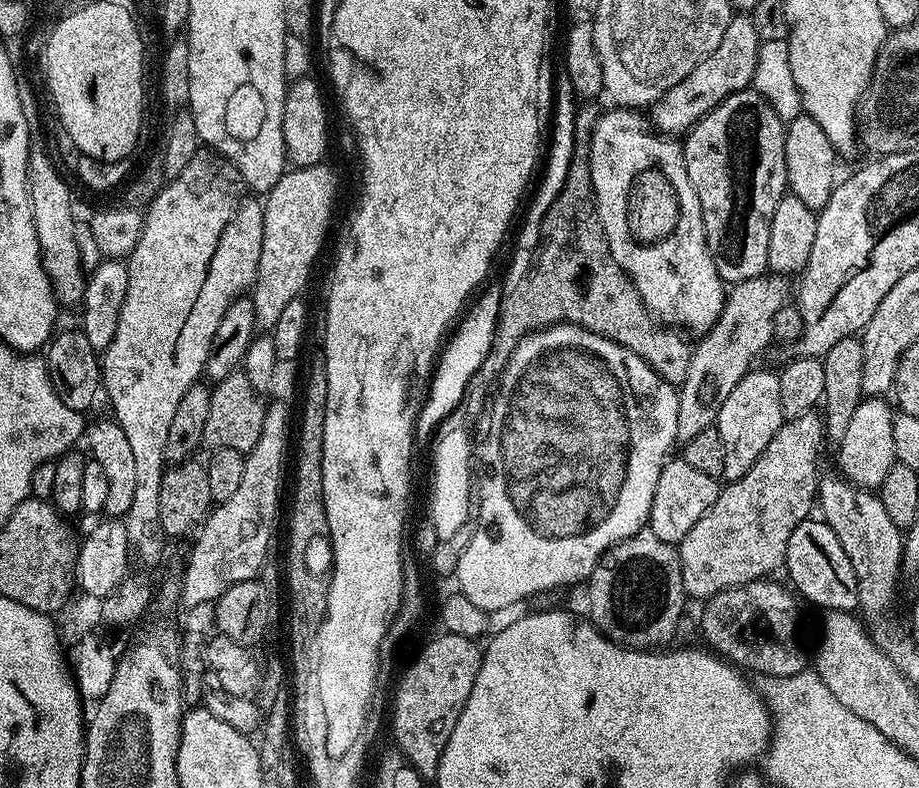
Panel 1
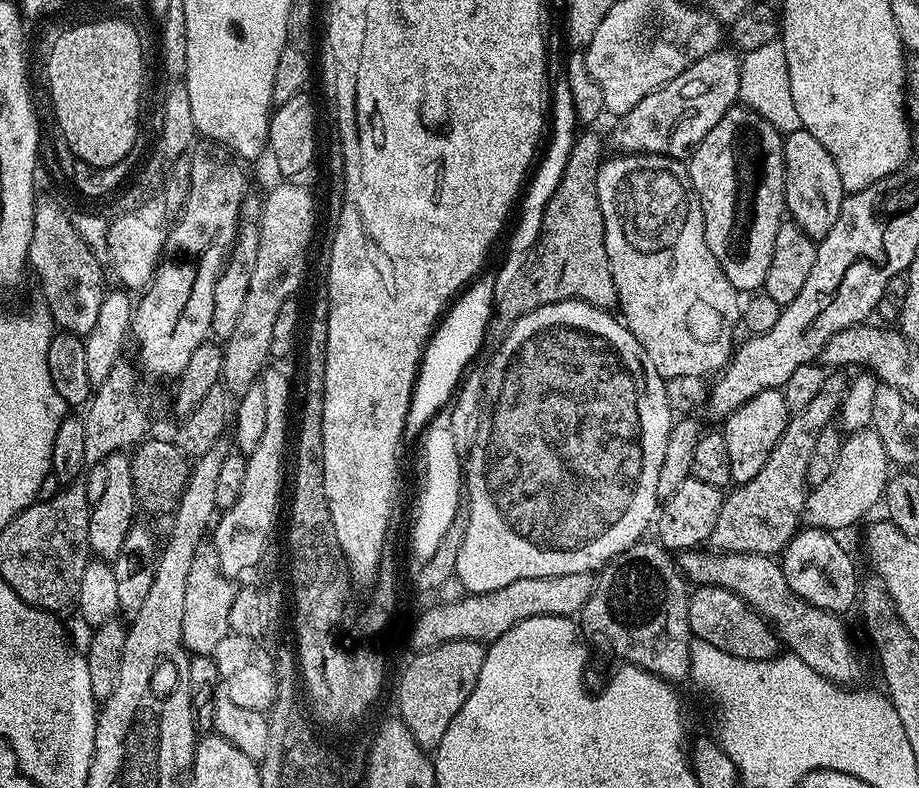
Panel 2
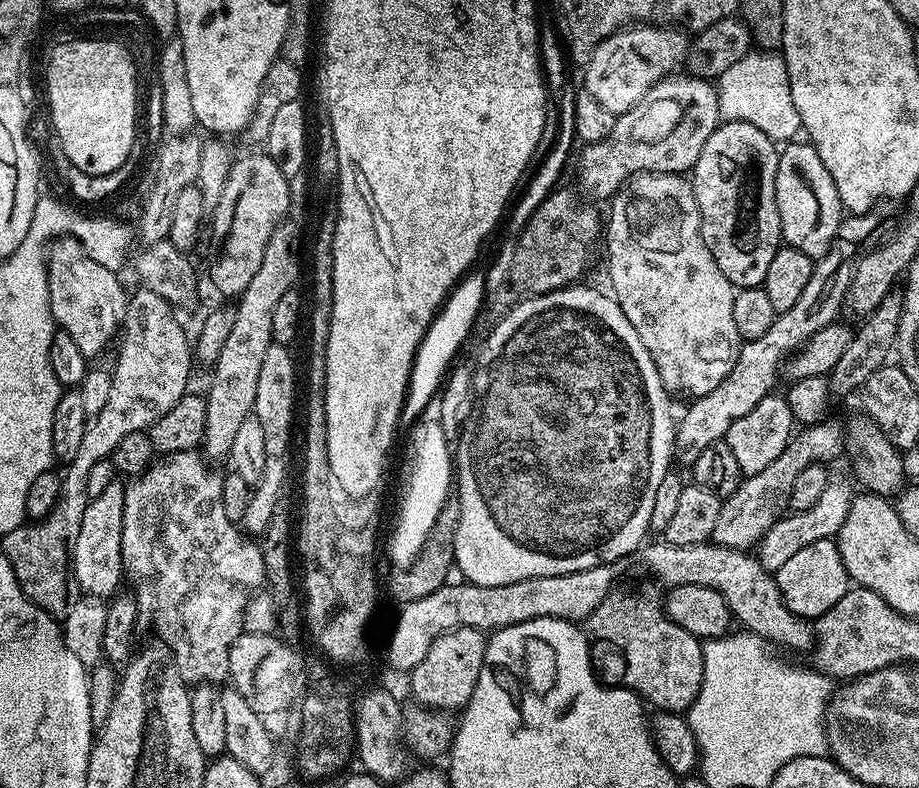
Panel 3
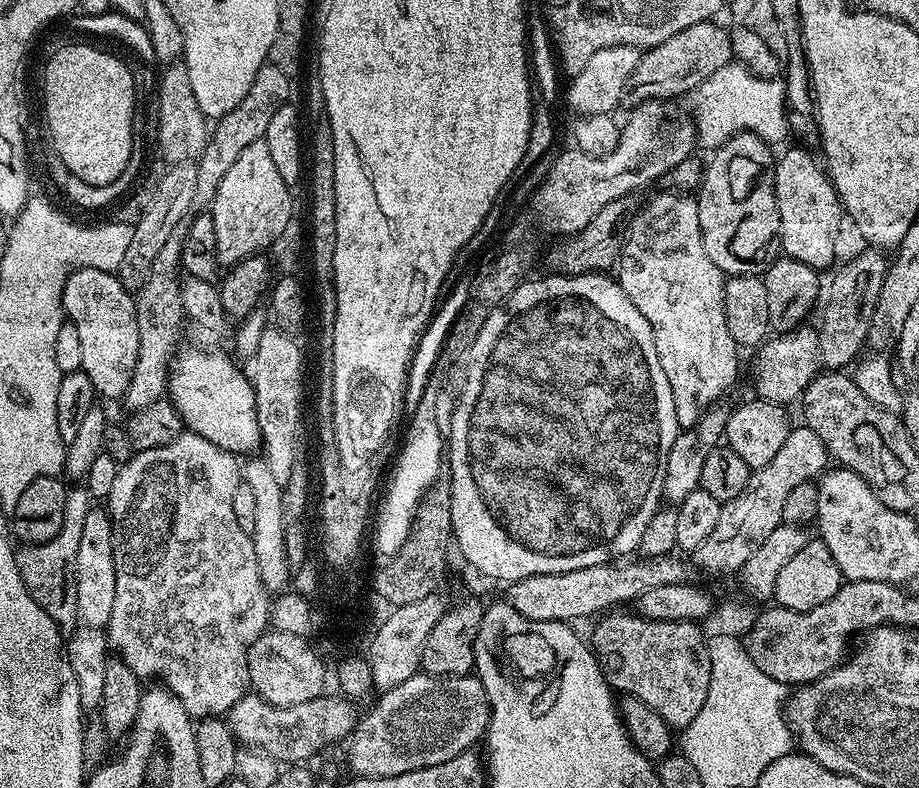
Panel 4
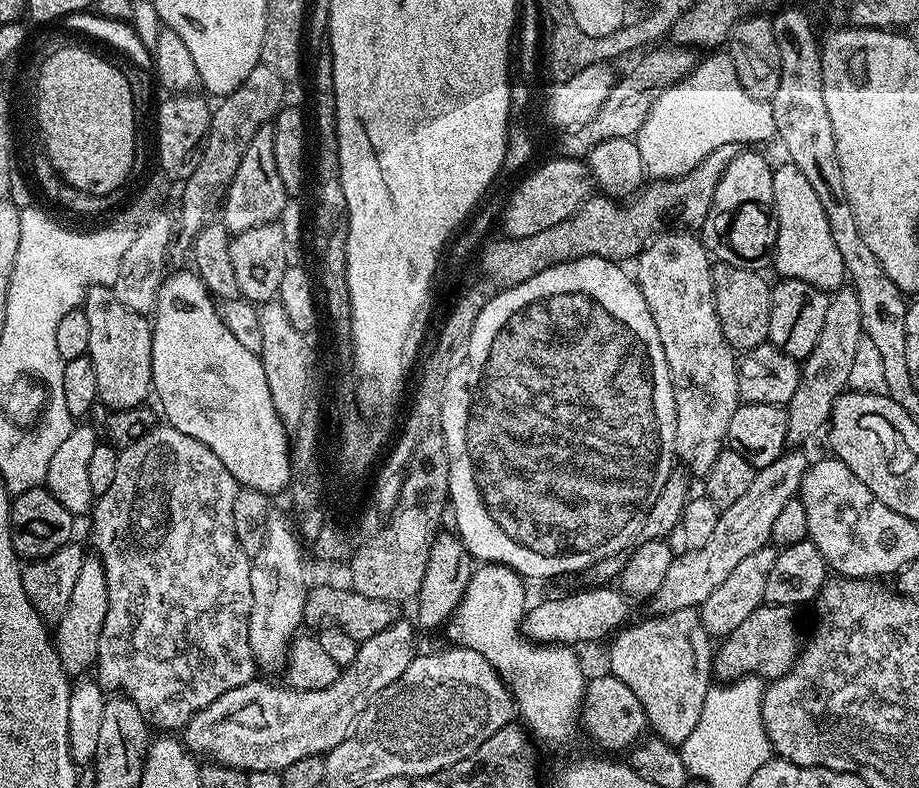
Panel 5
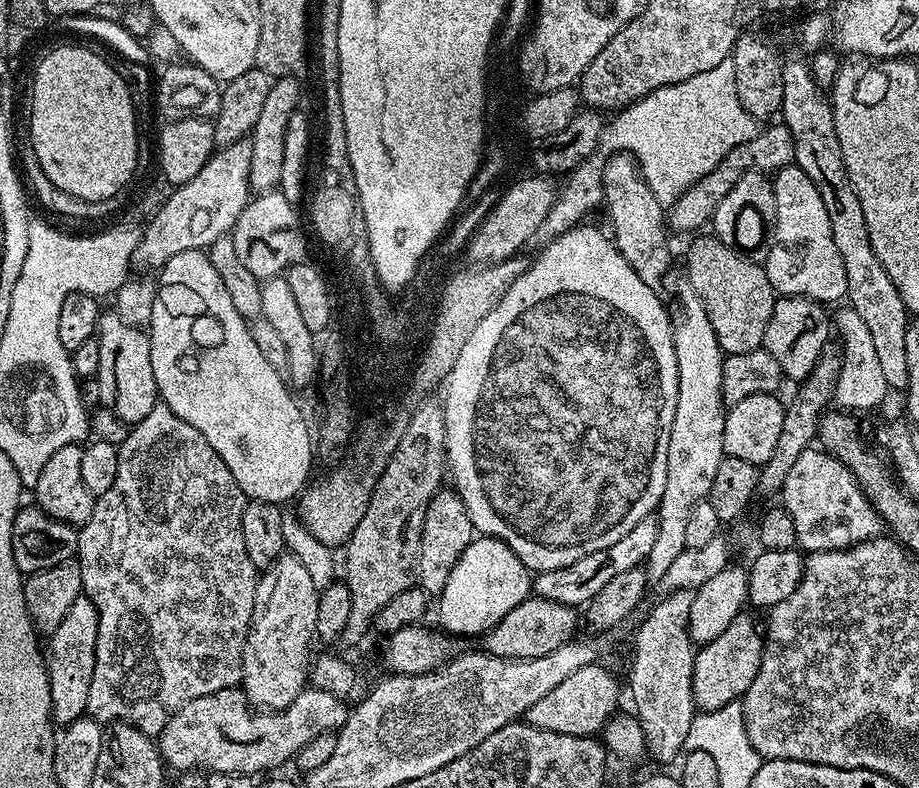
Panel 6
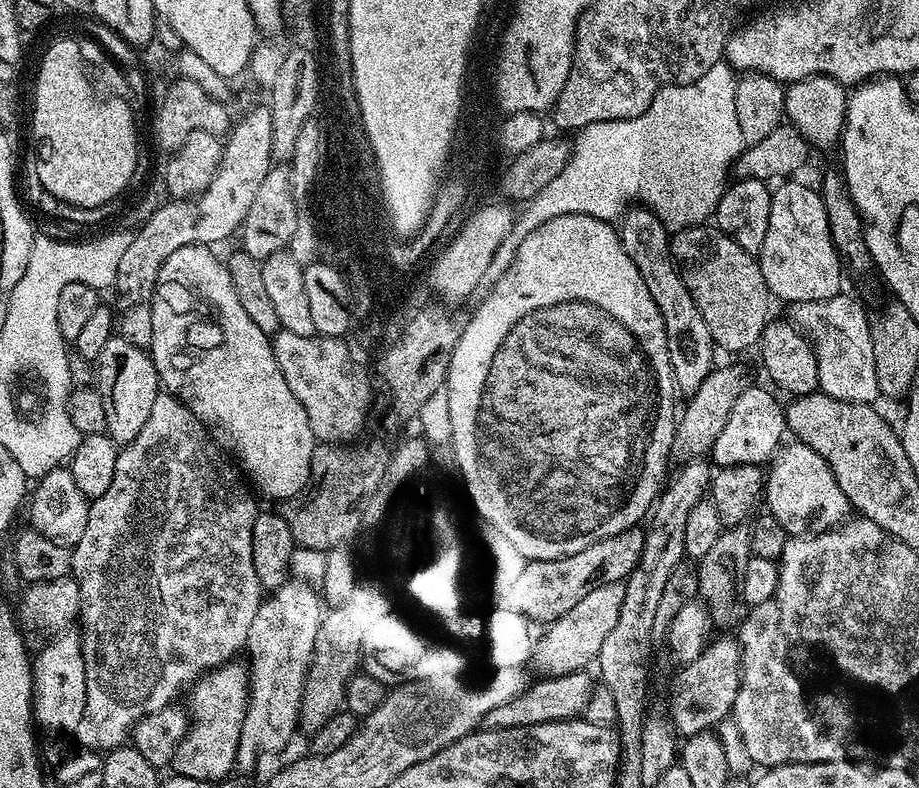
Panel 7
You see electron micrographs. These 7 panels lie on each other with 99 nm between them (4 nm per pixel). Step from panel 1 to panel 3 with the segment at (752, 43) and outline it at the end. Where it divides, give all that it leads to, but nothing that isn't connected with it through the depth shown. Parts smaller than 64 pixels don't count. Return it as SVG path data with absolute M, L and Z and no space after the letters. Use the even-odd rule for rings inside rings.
M673 74L659 80L638 103L630 110L619 113L614 122L614 130L606 134L606 138L585 143L580 152L580 185L579 191L589 201L611 201L616 191L623 186L631 176L639 172L674 172L687 173L698 162L698 154L702 154L702 146L706 146L706 138L714 134L721 123L718 110L718 94L716 85L711 79L691 74Z

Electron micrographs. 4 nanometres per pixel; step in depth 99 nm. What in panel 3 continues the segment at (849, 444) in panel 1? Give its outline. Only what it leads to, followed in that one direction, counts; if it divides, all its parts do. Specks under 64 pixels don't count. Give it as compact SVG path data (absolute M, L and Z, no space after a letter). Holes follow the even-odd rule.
M833 479L826 486L822 498L818 498L816 505L810 506L810 510L781 515L780 519L775 520L770 526L767 534L760 539L758 545L760 565L767 572L774 574L792 555L798 554L802 546L810 546L810 542L833 539L839 533L842 522L846 522L846 514L850 514L853 495L854 489L846 481Z

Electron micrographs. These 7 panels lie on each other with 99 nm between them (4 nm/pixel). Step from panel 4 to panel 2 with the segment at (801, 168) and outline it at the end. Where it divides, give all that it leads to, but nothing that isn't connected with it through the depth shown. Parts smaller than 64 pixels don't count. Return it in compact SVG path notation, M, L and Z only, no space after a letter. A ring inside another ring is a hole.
M809 132L787 133L784 136L784 206L790 219L818 242L838 222L838 210L842 210L845 195L838 166L834 166L834 158L826 146Z

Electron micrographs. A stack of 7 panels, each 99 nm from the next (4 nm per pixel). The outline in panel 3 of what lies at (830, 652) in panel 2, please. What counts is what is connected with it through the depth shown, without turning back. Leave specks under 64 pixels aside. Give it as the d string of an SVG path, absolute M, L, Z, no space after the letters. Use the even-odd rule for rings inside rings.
M667 542L645 543L638 556L653 572L655 579L664 586L710 586L718 590L730 606L733 617L740 620L745 629L767 640L769 645L782 644L788 648L807 649L814 640L814 628L803 616L794 614L786 606L776 585L776 577L760 565L755 555L738 548L727 548L721 544L695 544L674 546Z

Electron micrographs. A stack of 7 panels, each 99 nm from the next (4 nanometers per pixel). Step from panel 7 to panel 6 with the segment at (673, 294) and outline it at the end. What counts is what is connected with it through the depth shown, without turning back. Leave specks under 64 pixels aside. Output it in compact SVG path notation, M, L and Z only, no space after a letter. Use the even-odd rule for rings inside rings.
M617 152L607 159L602 164L602 186L603 203L606 208L608 204L608 220L612 223L611 239L622 258L626 258L626 262L634 270L634 274L638 274L638 278L642 278L646 286L659 289L660 283L667 278L668 271L672 268L665 205L654 198L654 190L650 190L650 186L644 181L644 175L640 173L640 165L627 152Z

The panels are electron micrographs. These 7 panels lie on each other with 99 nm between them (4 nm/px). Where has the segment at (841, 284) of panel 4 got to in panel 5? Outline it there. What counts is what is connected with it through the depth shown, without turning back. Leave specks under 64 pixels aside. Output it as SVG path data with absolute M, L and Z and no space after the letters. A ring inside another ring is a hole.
M841 286L829 295L826 319L822 321L822 334L814 350L803 361L798 390L786 405L788 413L788 444L804 446L816 431L827 425L834 402L848 388L850 370L854 370L854 354L858 354L858 342L864 335L862 310L858 306L858 294L851 286Z

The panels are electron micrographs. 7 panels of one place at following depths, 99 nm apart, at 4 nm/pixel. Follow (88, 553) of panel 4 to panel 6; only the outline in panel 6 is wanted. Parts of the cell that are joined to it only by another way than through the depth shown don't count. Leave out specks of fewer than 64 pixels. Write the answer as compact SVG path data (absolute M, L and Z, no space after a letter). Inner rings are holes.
M81 594L74 598L74 606L66 610L66 618L62 618L58 630L54 630L46 640L52 719L57 725L68 725L87 713L90 682L94 678L97 638L98 610L88 596Z

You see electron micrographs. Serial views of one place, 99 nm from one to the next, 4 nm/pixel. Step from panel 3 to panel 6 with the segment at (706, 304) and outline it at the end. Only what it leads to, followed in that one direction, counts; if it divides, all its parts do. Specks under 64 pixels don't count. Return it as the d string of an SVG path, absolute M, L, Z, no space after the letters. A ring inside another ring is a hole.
M684 290L680 296L680 313L675 313L672 330L672 345L678 362L678 402L674 410L674 422L670 426L670 446L666 454L666 490L662 490L660 507L655 513L658 522L658 535L650 549L646 561L649 581L659 582L666 570L670 570L678 554L686 548L686 526L694 506L708 498L710 486L714 486L714 477L718 471L718 462L724 460L724 414L726 405L722 398L722 366L726 353L718 346L714 338L714 328L702 306L700 299L690 290Z

